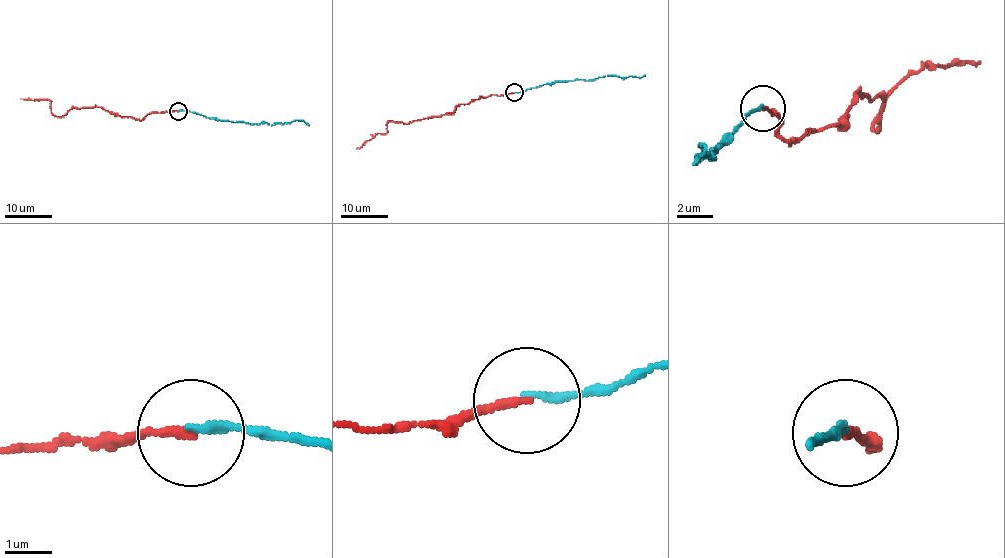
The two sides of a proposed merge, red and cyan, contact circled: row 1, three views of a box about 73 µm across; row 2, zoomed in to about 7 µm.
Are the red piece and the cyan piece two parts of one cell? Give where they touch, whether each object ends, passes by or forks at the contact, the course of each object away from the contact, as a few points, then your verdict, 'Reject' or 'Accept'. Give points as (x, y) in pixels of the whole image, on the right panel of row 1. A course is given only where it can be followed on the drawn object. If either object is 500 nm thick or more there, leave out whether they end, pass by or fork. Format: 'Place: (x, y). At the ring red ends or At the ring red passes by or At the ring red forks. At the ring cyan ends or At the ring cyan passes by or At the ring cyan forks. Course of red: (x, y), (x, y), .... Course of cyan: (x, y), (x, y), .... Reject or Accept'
Place: (763, 108). At the ring red ends. At the ring cyan ends. Course of red: (762, 107), (789, 143), (839, 121), (861, 93), (884, 102), (875, 130), (880, 107), (920, 66), (979, 62). Course of cyan: (762, 107), (748, 112), (716, 148), (716, 157), (703, 152), (698, 161), (703, 143), (694, 166). Accept

